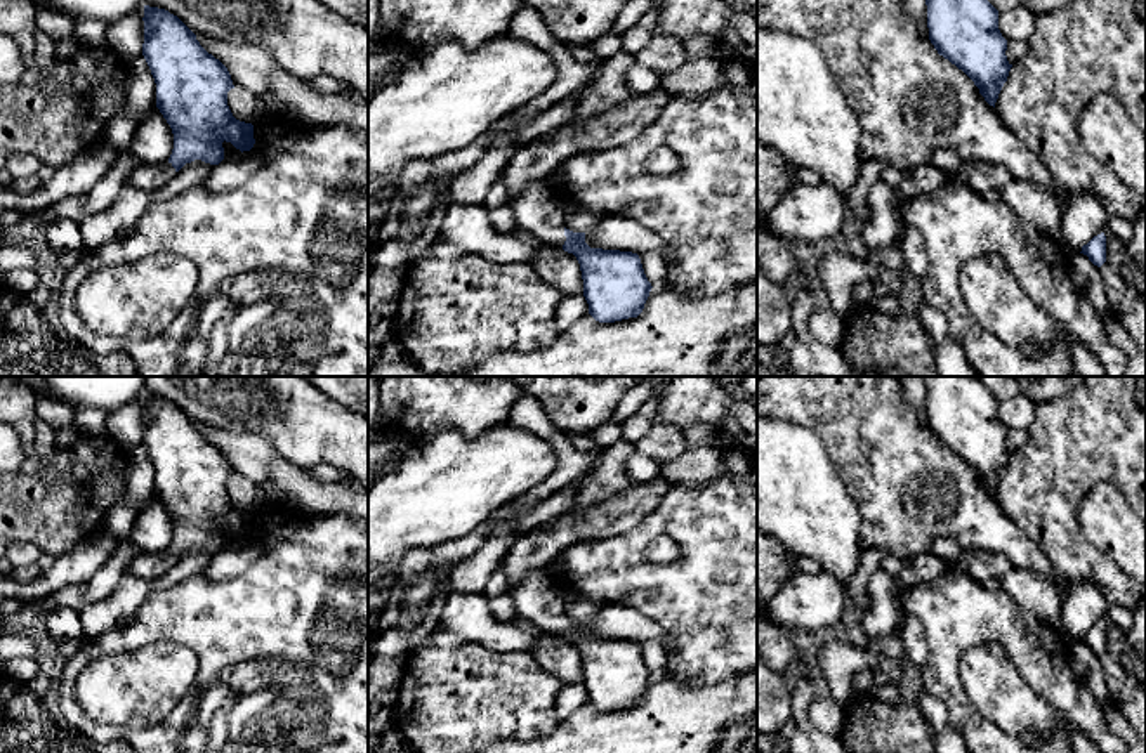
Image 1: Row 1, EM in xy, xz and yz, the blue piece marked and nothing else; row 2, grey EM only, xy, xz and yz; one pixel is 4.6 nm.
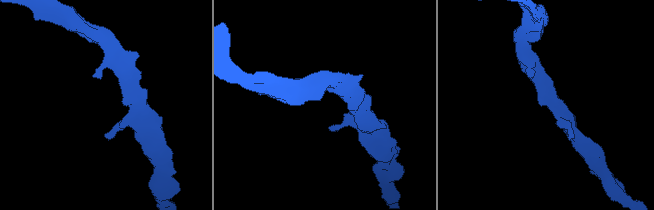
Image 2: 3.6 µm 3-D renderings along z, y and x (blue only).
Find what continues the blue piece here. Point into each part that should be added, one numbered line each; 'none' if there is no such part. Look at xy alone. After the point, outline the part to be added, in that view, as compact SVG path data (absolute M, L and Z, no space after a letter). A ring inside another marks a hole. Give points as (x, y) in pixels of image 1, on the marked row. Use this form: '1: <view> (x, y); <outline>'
1: xy (146, 177); M168 161L160 165L135 165L128 174L127 184L146 193L156 193L170 182L175 174L175 168Z

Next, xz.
1: xz (539, 210); M533 182L517 193L509 193L507 206L512 210L521 232L530 232L556 246L564 245L568 205L547 182Z

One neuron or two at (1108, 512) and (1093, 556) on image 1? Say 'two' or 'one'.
two

